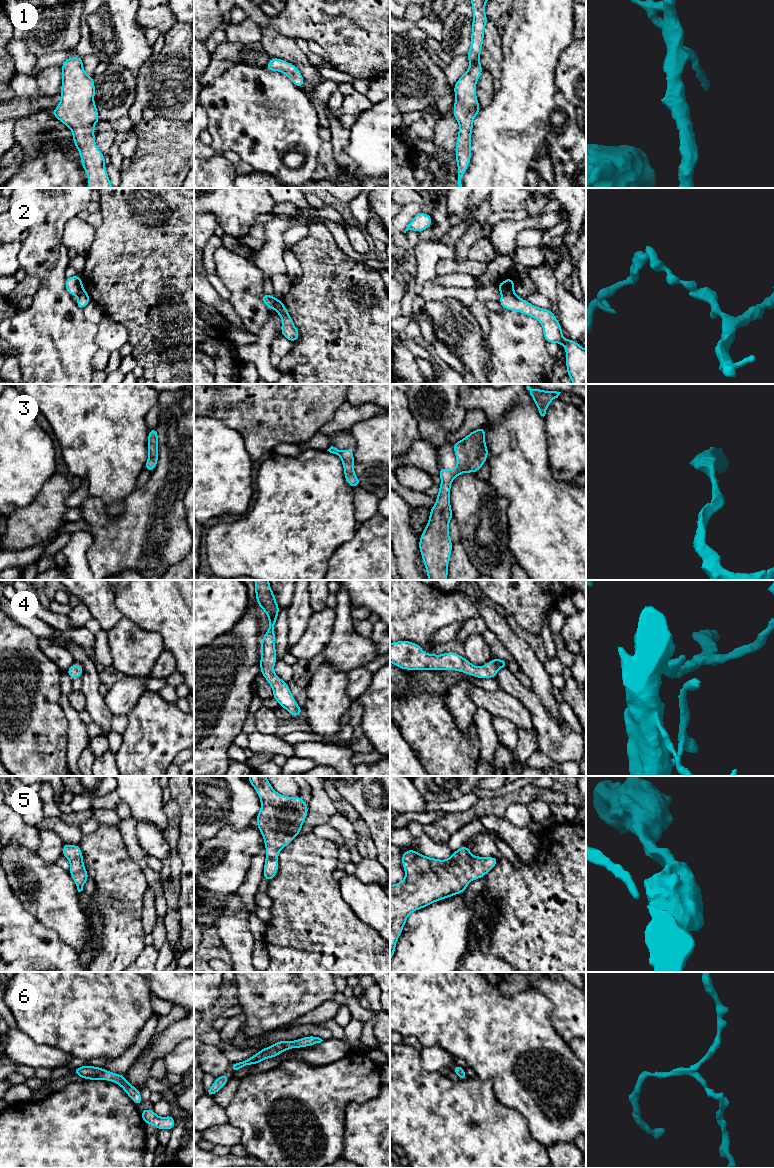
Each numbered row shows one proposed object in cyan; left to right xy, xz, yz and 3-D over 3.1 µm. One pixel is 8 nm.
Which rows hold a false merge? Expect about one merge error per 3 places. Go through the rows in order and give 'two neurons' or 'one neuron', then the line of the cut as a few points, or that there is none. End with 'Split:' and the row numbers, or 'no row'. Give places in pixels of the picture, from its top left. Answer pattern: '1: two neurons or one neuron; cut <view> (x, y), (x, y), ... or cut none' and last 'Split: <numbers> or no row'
1: one neuron; cut none
2: two neurons; cut yz (513, 290), (502, 294)
3: one neuron; cut none
4: one neuron; cut none
5: one neuron; cut none
6: two neurons; cut xy (103, 1069), (91, 1079)
Split: 2, 6

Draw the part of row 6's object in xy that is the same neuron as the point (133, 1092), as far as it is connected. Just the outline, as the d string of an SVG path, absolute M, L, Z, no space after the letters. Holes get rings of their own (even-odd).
M102 1070L99 1074L94 1075L92 1080L106 1080L112 1081L126 1092L126 1094L131 1098L131 1100L136 1104L136 1106L140 1105L143 1100L141 1098L141 1093L138 1088L132 1086L125 1078L125 1075L120 1075L108 1070Z

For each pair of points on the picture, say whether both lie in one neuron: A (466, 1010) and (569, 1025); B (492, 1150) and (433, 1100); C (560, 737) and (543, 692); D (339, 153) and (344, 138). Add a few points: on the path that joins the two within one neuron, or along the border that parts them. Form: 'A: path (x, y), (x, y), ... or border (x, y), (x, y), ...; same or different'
A: border (548, 999), (553, 1006), (550, 1022), (565, 1041); different
B: path (477, 1138), (447, 1108); same
C: border (538, 698), (554, 718), (559, 722), (565, 723); different
D: path (339, 149), (340, 142); same

